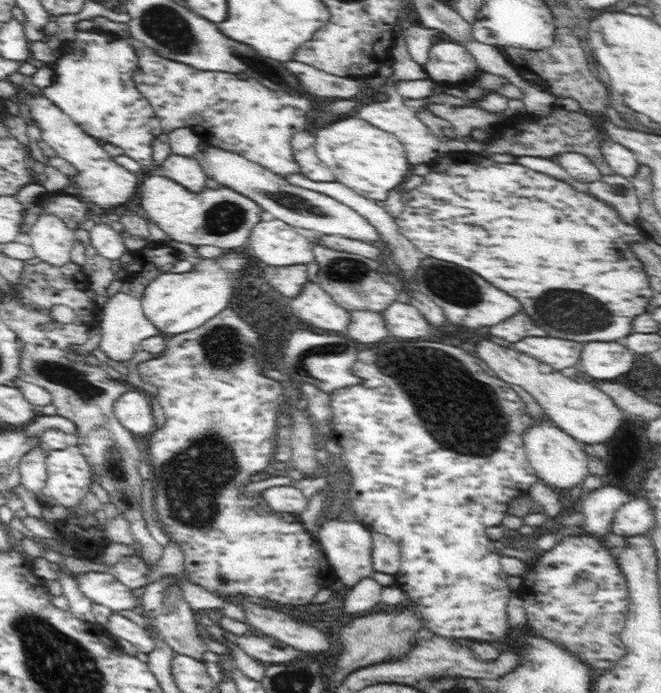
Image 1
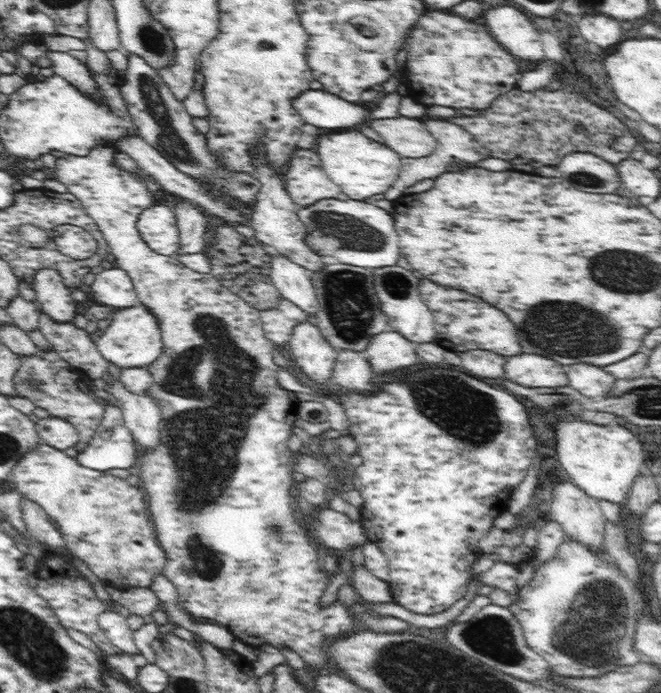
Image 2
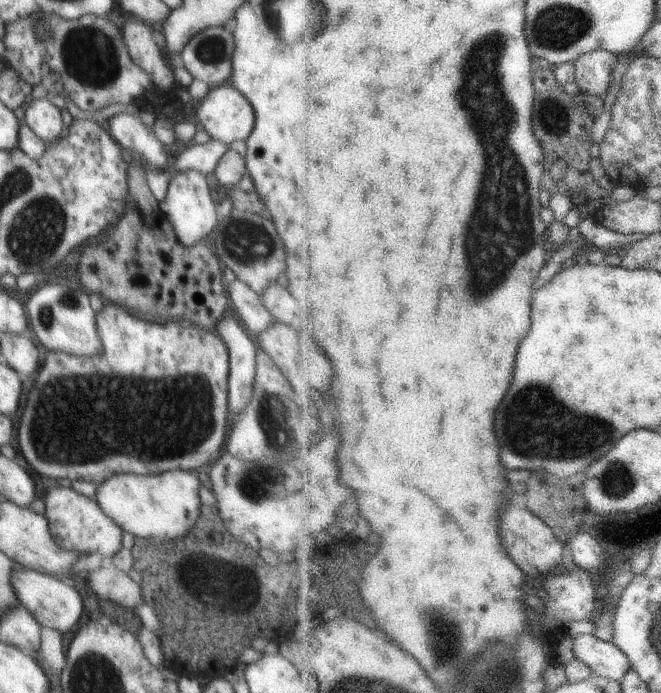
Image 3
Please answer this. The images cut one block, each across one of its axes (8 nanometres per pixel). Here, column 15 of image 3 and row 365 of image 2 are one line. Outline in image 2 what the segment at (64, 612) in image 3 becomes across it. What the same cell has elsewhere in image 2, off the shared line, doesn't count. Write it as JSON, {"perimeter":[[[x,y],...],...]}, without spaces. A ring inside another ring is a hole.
{"perimeter":[[[585,362],[564,367],[564,372],[567,374],[570,387],[595,401],[600,396],[609,394],[617,379],[603,367]]]}

